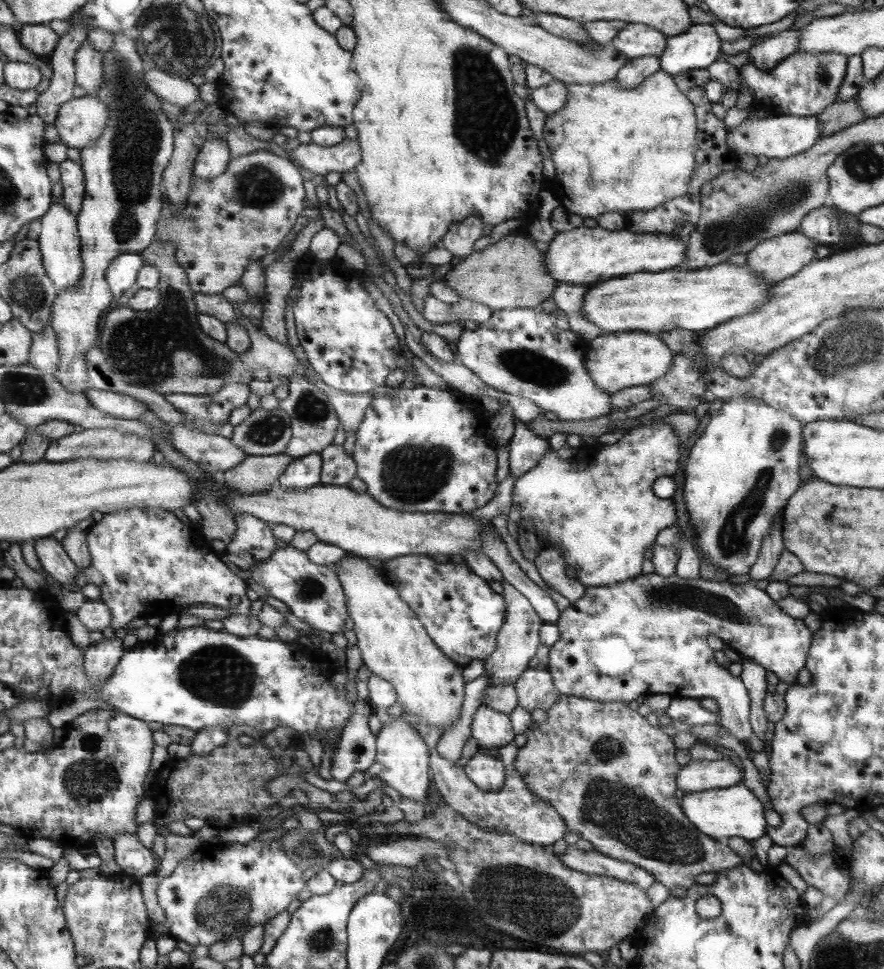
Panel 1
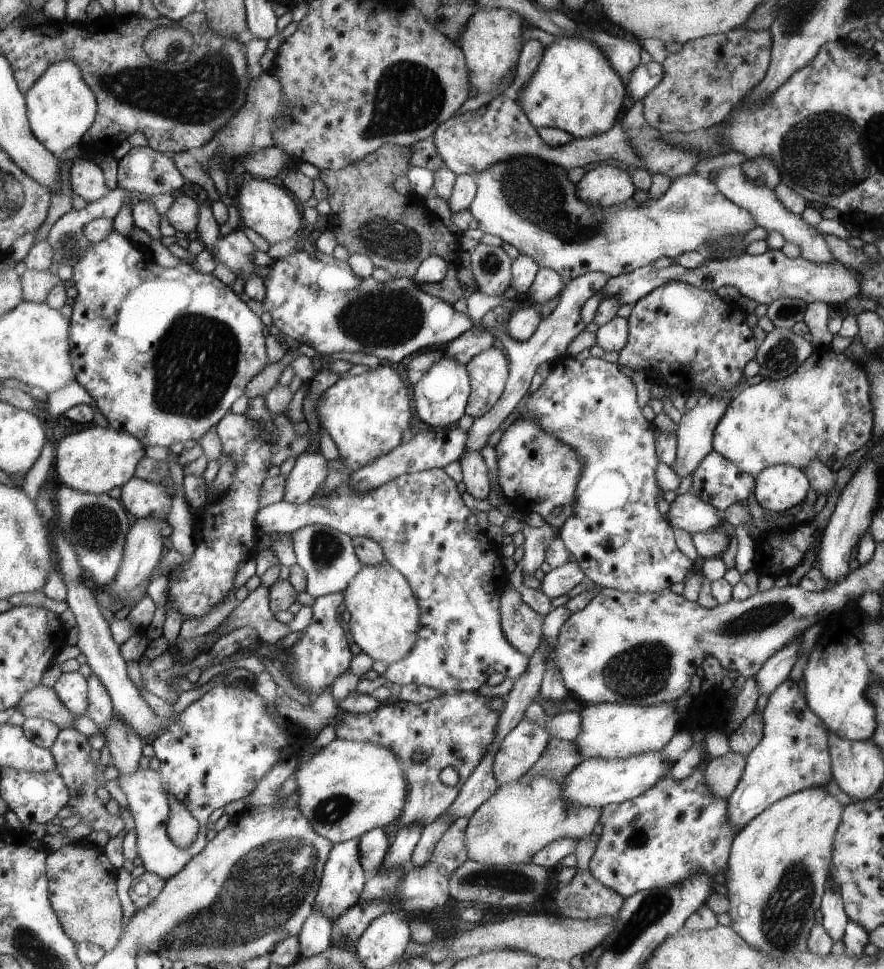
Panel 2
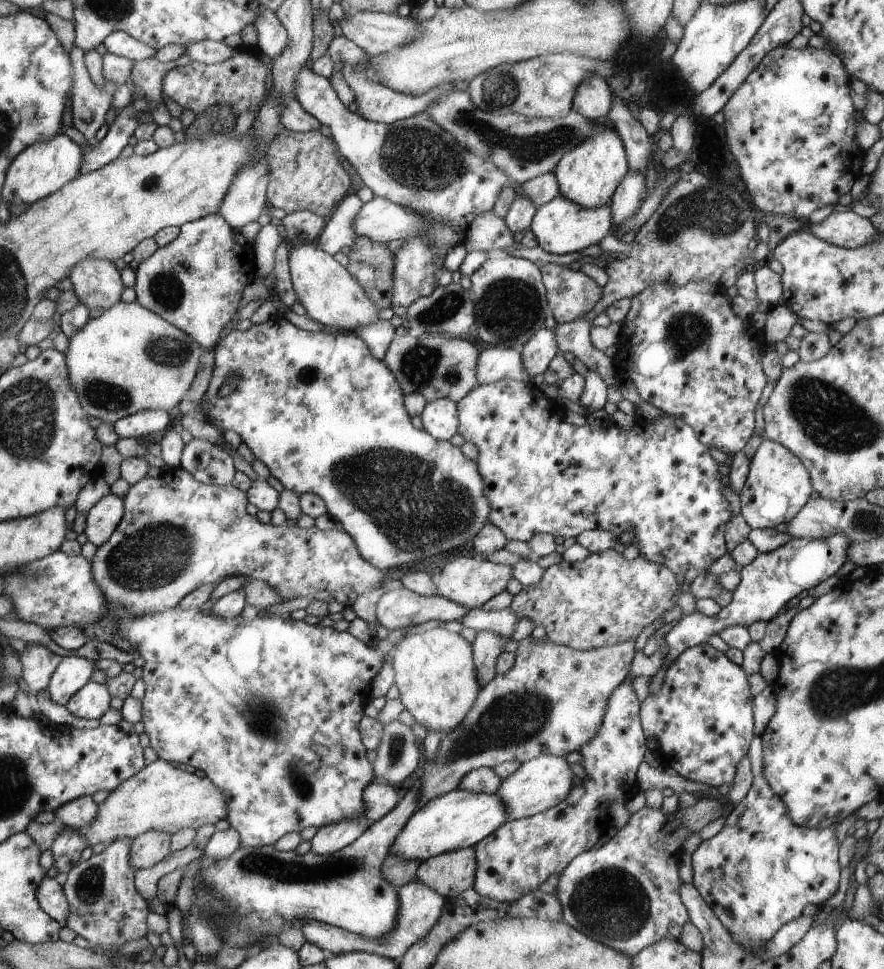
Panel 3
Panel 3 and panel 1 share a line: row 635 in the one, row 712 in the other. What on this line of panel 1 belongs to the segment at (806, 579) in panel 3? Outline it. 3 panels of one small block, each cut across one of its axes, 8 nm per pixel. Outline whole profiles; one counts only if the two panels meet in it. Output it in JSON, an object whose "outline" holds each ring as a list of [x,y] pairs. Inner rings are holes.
{"outline":[[[685,697],[671,699],[670,705],[664,711],[672,721],[689,726],[713,725],[718,722],[719,717],[716,713],[703,709],[698,699]]]}

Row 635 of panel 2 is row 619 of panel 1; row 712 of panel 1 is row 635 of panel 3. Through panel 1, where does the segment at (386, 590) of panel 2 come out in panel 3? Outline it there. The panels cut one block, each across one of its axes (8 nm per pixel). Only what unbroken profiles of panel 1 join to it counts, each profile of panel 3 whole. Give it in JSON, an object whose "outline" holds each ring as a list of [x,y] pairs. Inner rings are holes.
{"outline":[[[435,627],[417,634],[405,635],[398,639],[391,649],[393,650],[393,684],[398,688],[401,704],[411,713],[415,722],[424,726],[427,731],[438,732],[443,738],[469,714],[481,690],[477,682],[471,643],[457,633]]]}

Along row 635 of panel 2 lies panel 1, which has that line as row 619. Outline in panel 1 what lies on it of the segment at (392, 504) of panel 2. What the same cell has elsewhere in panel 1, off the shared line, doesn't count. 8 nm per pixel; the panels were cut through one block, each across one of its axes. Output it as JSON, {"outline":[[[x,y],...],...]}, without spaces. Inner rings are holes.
{"outline":[[[413,554],[389,559],[382,571],[448,660],[464,668],[472,660],[485,661],[496,651],[496,637],[504,625],[504,600],[472,569],[451,561],[437,564],[425,555]]]}

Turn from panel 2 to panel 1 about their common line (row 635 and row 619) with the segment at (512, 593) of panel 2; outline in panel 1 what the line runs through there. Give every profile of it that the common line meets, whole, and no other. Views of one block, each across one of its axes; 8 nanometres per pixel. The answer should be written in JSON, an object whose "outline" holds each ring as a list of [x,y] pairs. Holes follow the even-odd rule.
{"outline":[[[501,582],[501,586],[500,596],[505,604],[504,625],[496,637],[496,651],[484,661],[485,672],[483,674],[487,676],[488,687],[503,682],[514,683],[517,677],[528,669],[527,663],[534,657],[540,645],[538,631],[543,624],[529,602],[517,590],[514,590],[511,584]]]}

